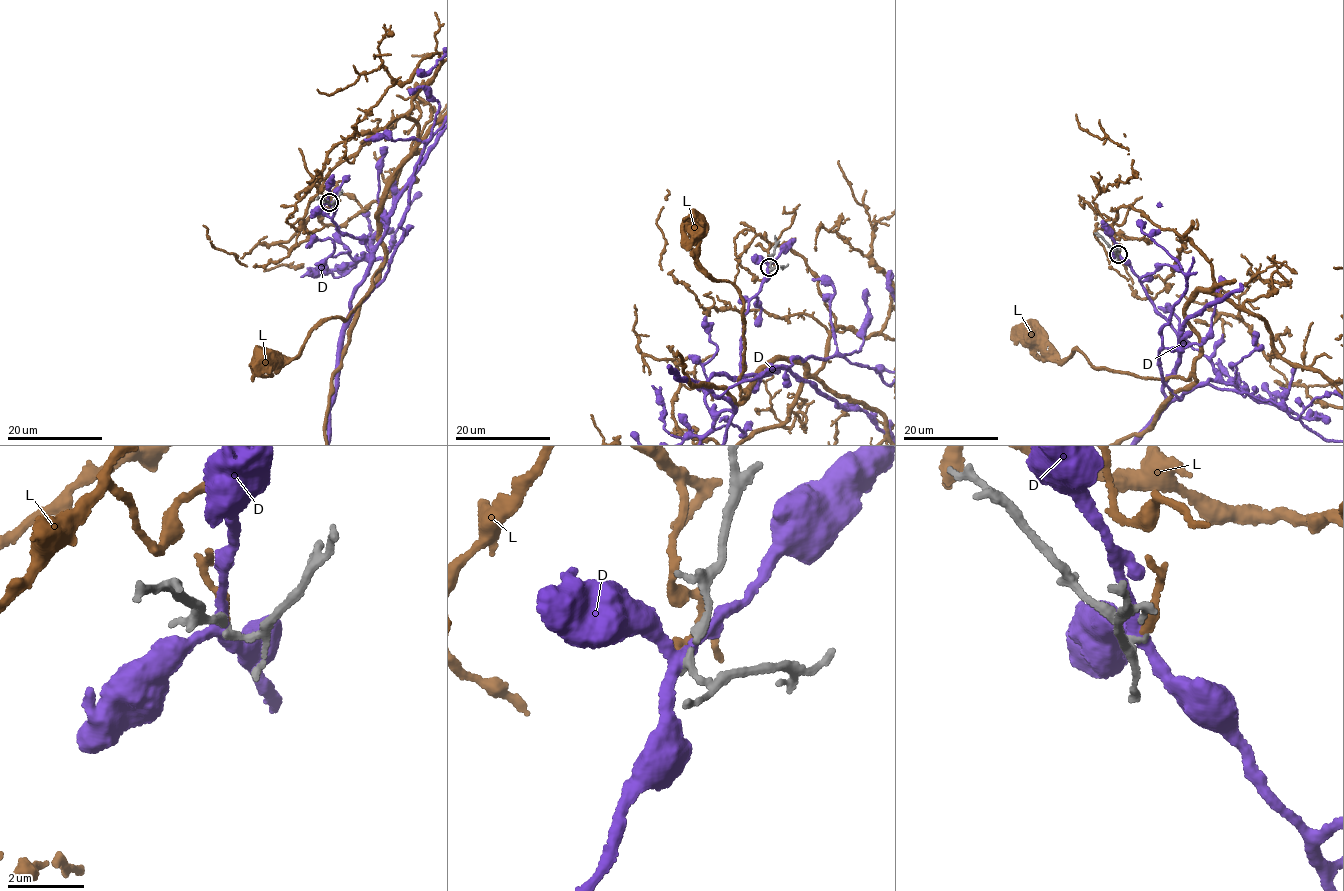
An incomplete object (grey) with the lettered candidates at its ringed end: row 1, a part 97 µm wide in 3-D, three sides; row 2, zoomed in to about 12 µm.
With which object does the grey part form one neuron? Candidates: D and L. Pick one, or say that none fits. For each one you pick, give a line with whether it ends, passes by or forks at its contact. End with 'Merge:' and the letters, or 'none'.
Merge: none

